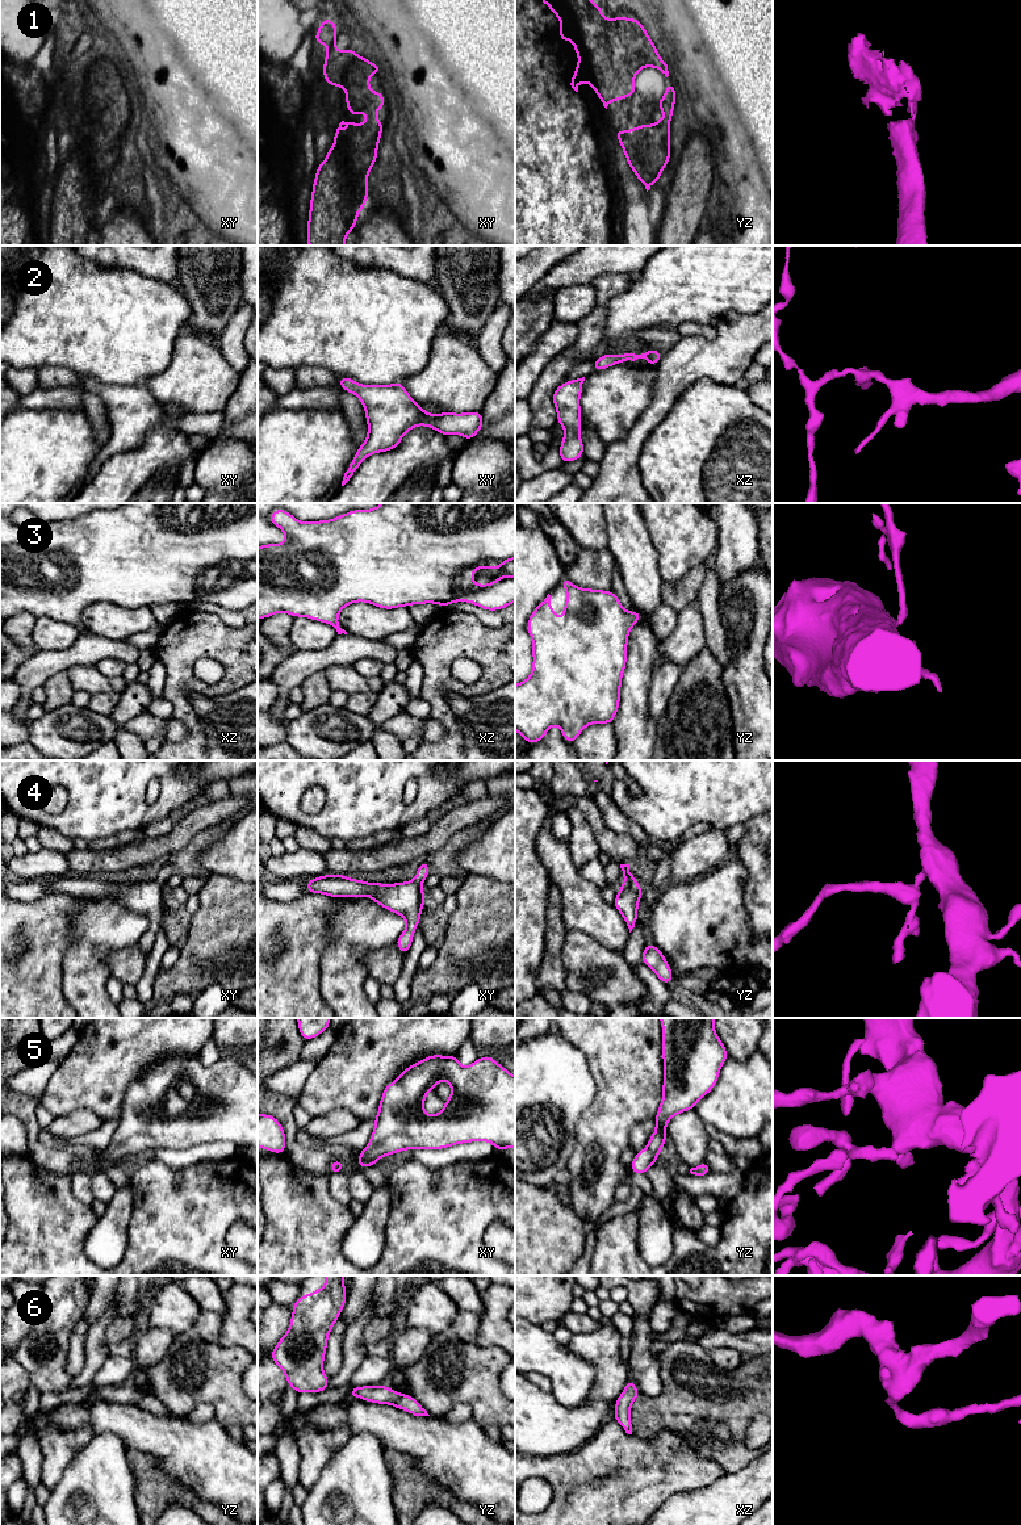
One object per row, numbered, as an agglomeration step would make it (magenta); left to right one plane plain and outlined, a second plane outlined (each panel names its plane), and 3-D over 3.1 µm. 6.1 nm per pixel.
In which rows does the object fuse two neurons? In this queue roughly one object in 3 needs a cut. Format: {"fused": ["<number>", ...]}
{"fused": []}

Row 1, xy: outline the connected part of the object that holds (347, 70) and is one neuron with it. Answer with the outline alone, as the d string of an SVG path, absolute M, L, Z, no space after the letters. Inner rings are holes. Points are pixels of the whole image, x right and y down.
M326 16L314 35L315 43L327 46L323 63L325 83L346 91L346 108L351 116L356 116L361 110L365 110L367 116L365 122L360 126L355 122L342 121L339 123L326 159L317 167L306 230L309 246L346 246L346 235L353 231L359 211L367 202L368 173L377 160L384 127L384 122L377 121L377 110L386 105L386 100L381 92L372 91L368 84L369 77L381 71L381 64L371 63L350 47L338 53L336 33L338 25Z

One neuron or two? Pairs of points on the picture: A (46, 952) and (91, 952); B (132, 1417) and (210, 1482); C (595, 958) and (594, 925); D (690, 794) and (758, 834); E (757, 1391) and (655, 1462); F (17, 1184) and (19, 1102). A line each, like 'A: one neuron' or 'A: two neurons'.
A: two neurons
B: one neuron
C: two neurons
D: two neurons
E: two neurons
F: two neurons

